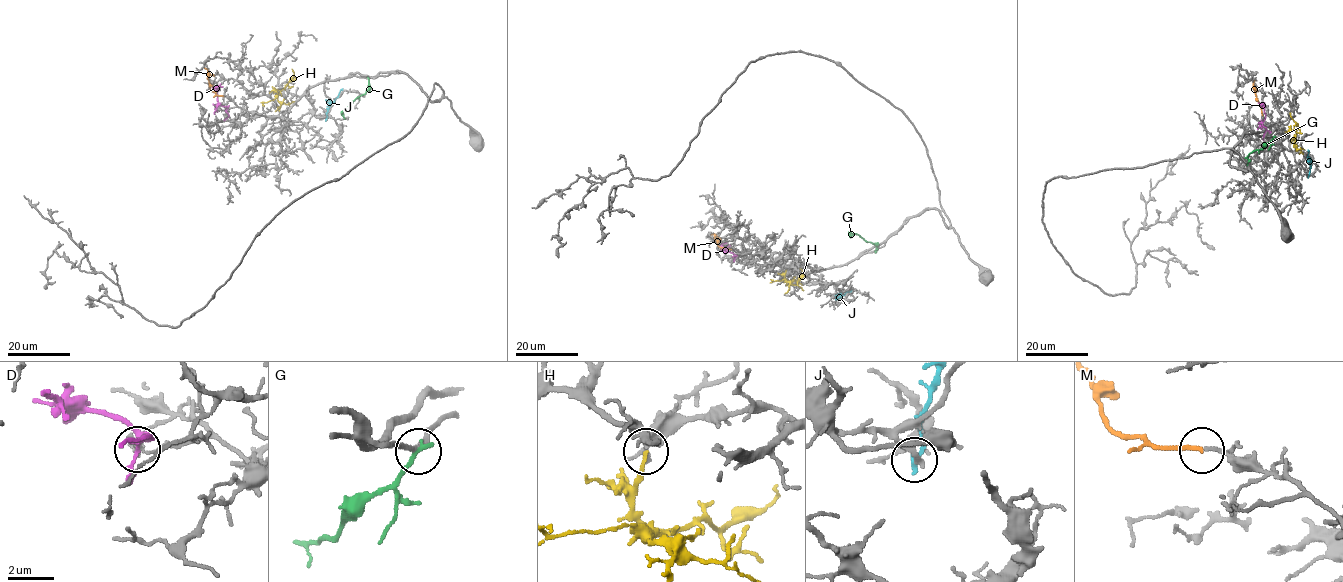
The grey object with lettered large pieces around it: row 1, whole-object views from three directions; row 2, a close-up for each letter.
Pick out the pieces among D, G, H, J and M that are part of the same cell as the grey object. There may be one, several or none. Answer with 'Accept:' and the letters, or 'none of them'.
Accept: H, M

